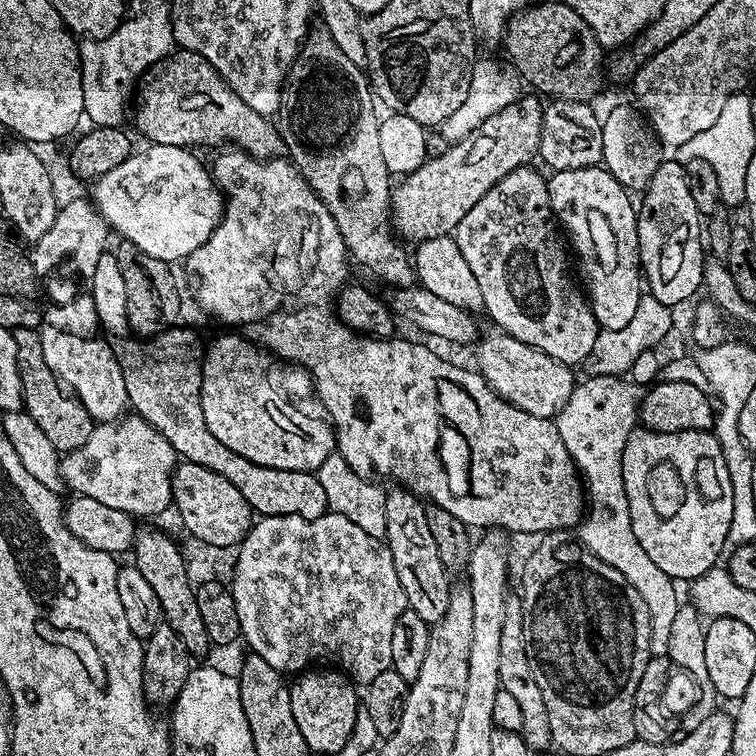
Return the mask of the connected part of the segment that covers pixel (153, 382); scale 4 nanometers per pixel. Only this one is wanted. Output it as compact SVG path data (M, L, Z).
M105 250L102 258L98 258L90 284L100 327L104 329L124 375L131 411L157 428L162 438L174 446L181 461L206 466L206 470L222 474L222 478L226 478L226 482L232 483L242 493L242 498L246 498L253 513L260 516L301 516L313 520L329 511L326 490L322 490L322 482L318 482L313 473L258 466L250 462L250 458L242 458L242 454L226 450L226 446L210 434L210 426L206 426L206 418L202 418L200 397L205 345L200 345L200 336L194 329L181 326L170 327L151 338L140 339L130 334L126 285L122 283L122 270L118 270L116 257L111 251Z

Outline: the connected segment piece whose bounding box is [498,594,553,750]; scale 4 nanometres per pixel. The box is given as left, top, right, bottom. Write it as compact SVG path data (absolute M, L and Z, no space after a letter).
M509 595L506 602L506 614L502 622L502 646L498 649L498 678L500 687L518 702L522 710L520 732L529 749L553 747L550 734L550 718L546 702L542 699L542 689L534 679L534 670L528 661L528 640L524 636L524 602L519 595Z

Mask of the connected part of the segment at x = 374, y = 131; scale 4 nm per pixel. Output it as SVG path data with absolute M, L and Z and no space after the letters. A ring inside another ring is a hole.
M320 30L317 36L316 33L309 35L304 41L288 77L284 79L280 112L289 128L288 132L286 128L282 144L285 149L288 147L287 155L295 164L296 171L302 173L305 182L319 194L322 203L330 210L346 242L349 257L357 260L366 271L373 272L382 283L392 284L393 289L410 288L414 284L414 260L409 249L407 252L403 248L403 243L396 244L398 236L390 219L394 184L378 142L380 120L375 107L374 93L365 69L350 62L328 34Z

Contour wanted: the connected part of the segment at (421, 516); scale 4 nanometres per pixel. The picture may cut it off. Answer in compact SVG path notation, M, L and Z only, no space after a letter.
M393 485L385 491L386 536L384 541L394 560L398 580L406 594L408 608L418 614L430 626L441 621L449 606L452 582L442 558L438 544L427 525L425 501L401 485Z

